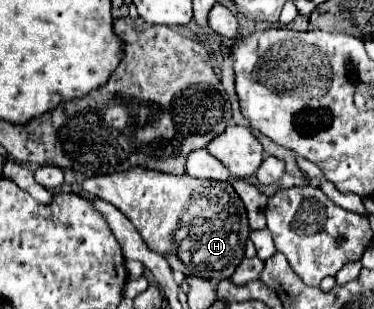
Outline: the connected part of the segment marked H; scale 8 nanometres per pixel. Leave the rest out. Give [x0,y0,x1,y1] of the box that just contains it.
[83,167,251,281]

